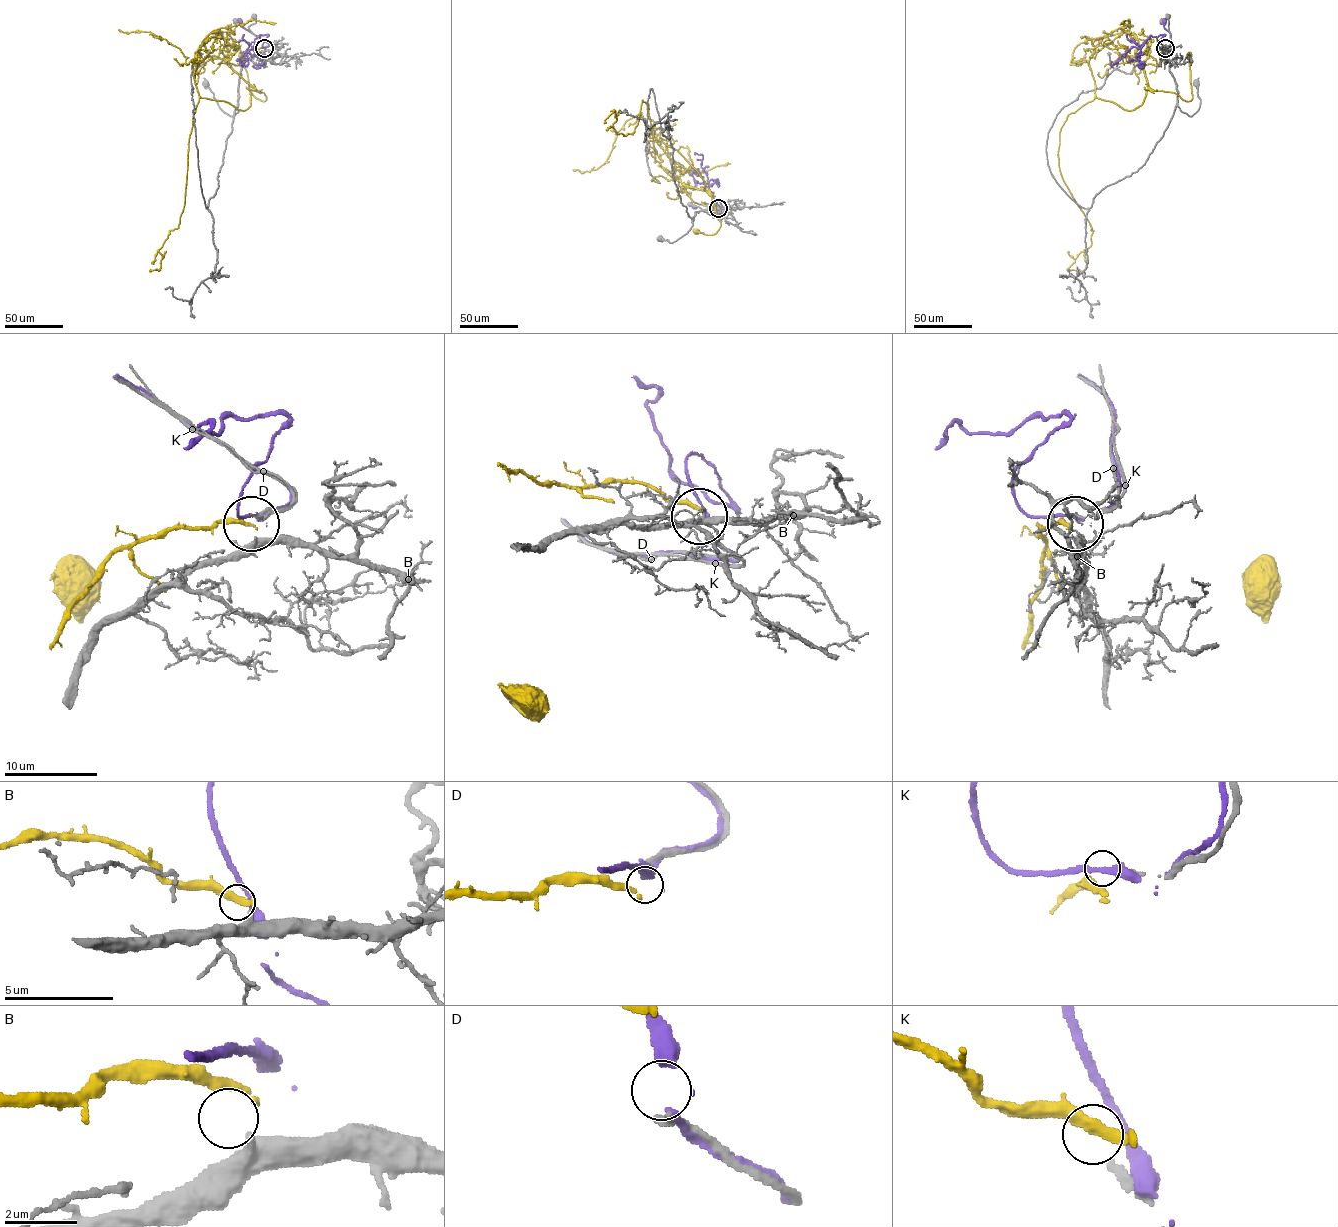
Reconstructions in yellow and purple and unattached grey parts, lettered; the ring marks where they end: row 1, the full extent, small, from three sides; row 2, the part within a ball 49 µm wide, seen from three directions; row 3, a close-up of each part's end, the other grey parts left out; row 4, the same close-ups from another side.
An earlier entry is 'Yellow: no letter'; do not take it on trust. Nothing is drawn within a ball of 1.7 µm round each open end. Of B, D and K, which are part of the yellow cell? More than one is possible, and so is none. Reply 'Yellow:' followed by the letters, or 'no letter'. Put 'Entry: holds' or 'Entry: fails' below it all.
Yellow: no letter
Entry: holds

